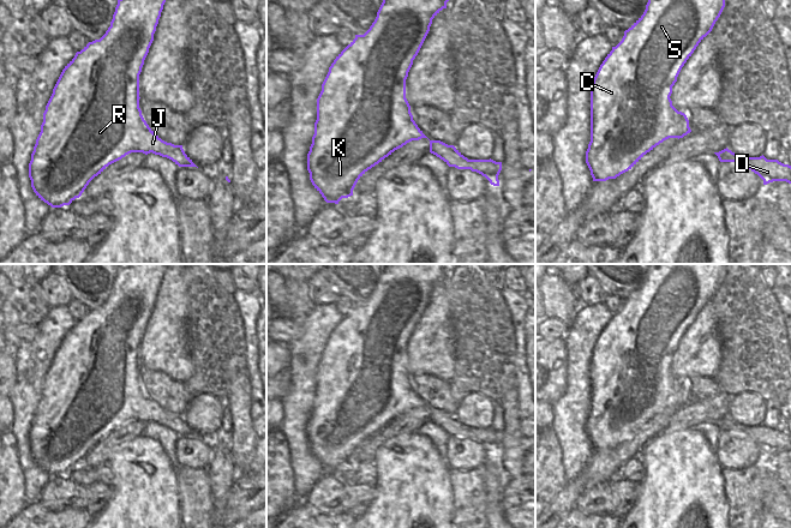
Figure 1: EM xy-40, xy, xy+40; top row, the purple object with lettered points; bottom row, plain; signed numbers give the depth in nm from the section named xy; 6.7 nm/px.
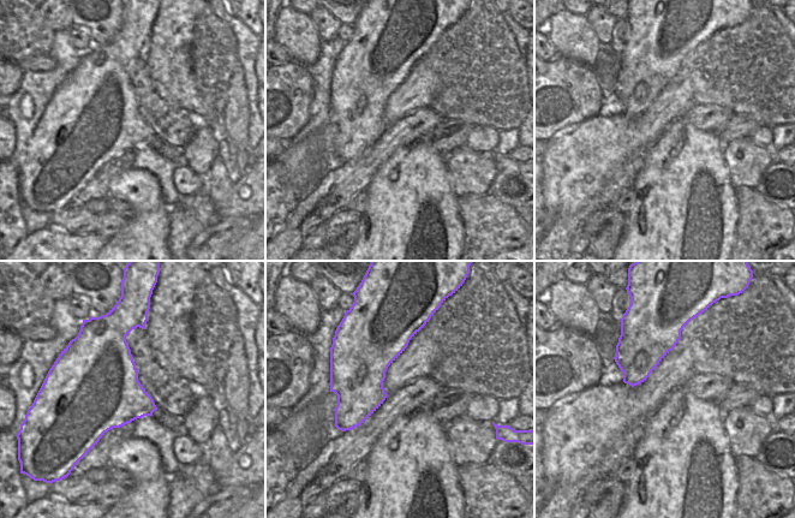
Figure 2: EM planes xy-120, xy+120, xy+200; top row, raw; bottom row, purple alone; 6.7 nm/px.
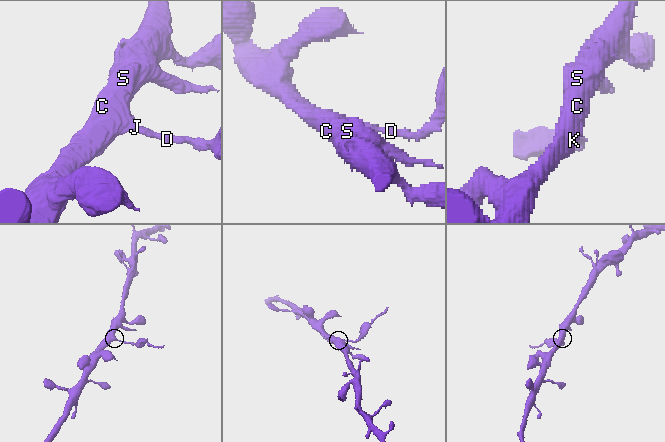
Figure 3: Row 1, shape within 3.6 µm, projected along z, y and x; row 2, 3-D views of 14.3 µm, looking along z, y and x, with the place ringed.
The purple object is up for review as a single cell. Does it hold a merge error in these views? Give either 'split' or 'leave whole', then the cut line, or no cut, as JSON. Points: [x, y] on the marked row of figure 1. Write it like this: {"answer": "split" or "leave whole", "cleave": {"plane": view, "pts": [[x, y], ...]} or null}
{"answer": "split", "cleave": {"plane": "xy", "pts": [[467, 160], [471, 168]]}}

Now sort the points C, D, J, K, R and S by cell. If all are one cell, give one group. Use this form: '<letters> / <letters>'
C J K R S / D

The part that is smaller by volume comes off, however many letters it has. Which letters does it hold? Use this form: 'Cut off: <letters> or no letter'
Cut off: D

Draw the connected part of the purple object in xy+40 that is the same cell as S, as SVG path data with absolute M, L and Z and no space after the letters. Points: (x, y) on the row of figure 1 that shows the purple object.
M648 0L643 14L624 31L622 41L612 47L591 89L591 142L586 163L593 181L616 179L664 140L679 139L691 132L687 115L672 106L672 86L699 43L712 31L724 7L725 0Z

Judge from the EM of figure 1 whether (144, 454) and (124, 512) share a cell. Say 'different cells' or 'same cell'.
same cell

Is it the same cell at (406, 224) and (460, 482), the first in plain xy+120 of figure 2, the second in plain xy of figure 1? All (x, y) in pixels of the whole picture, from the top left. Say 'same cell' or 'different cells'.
different cells

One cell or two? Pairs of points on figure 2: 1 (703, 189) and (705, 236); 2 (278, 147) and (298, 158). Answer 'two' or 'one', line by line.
1: one
2: two

